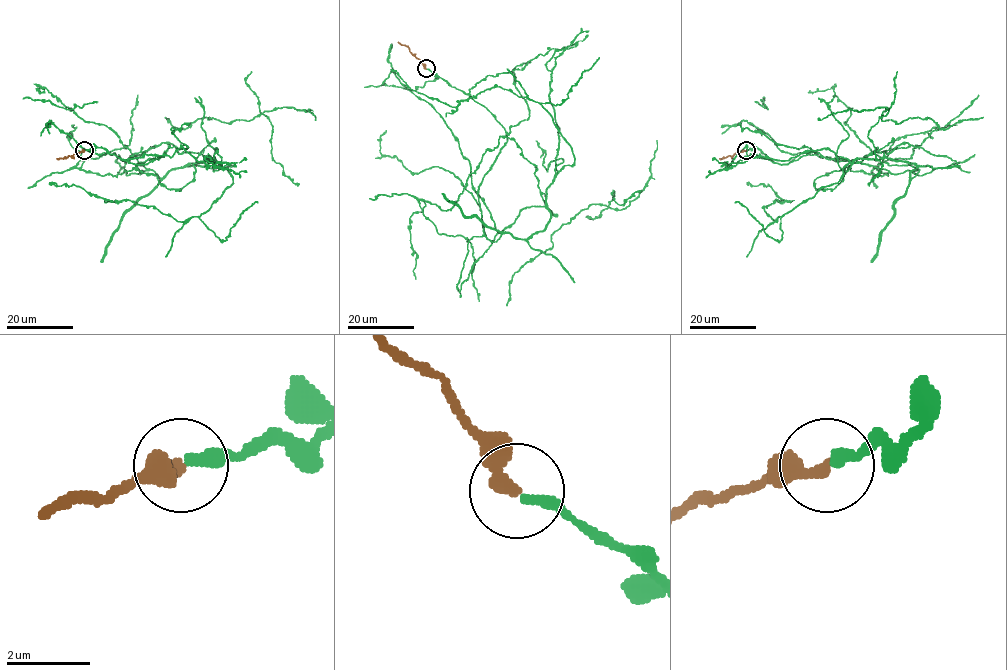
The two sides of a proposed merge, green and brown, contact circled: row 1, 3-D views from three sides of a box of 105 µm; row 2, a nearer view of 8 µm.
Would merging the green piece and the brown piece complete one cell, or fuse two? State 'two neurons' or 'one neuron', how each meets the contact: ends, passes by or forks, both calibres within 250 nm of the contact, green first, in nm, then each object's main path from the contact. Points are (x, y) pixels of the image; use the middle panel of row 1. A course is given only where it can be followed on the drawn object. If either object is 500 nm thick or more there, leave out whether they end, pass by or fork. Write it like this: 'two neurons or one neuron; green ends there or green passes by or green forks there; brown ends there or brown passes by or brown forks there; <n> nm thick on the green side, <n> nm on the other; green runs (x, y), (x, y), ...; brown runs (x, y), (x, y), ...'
one neuron; green ends there; brown ends there; 280 nm thick on the green side, 340 nm on the other; green runs (426, 69), (507, 134), (483, 234), (549, 211), (507, 137), (450, 209), (417, 199), (471, 244), (479, 300); brown runs (425, 68), (409, 48), (398, 41)

